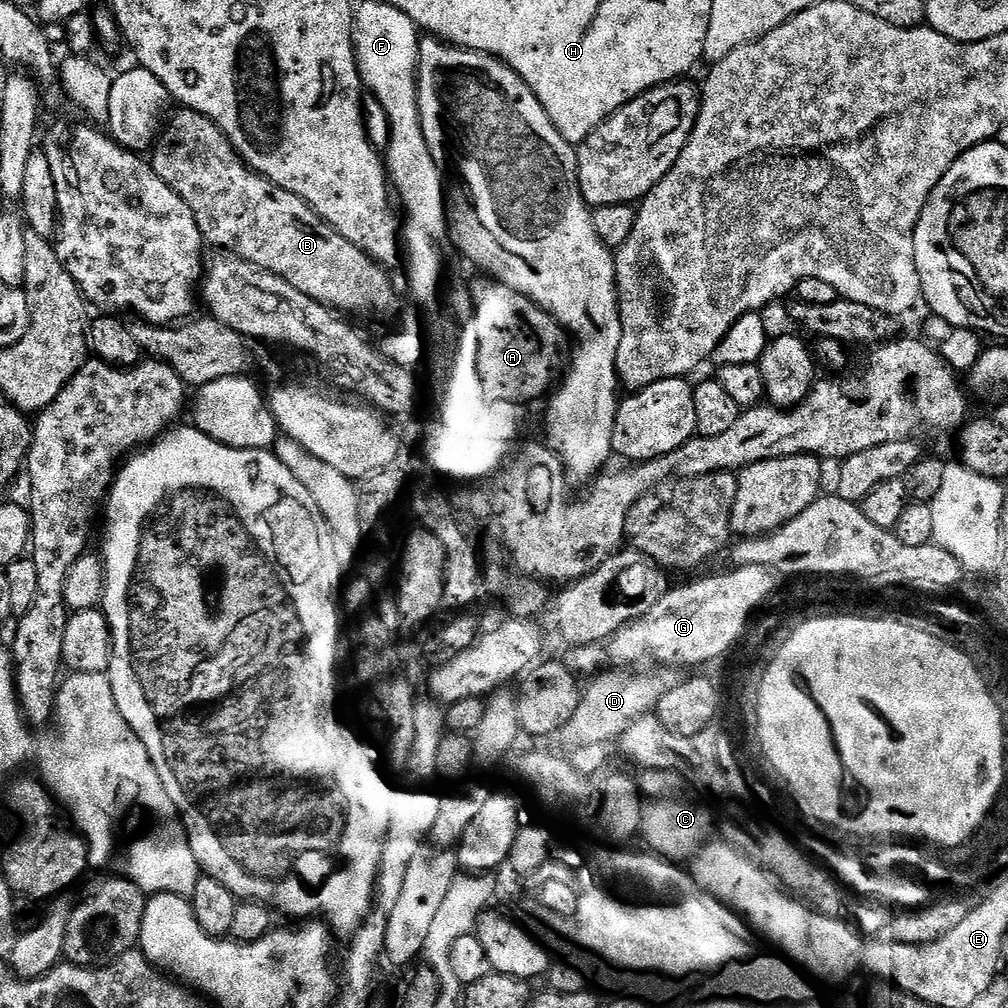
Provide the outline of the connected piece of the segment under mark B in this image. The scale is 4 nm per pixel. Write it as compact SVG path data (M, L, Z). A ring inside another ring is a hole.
M181 107L179 111L171 113L154 145L150 163L152 169L188 203L196 216L200 233L209 245L216 244L212 246L237 252L242 258L286 278L286 282L307 296L344 314L388 312L395 306L396 288L385 265L373 260L363 249L327 224L297 192L268 180L249 166L245 157L236 153L235 146L228 141L227 134L216 125L219 123L213 117L195 108Z

